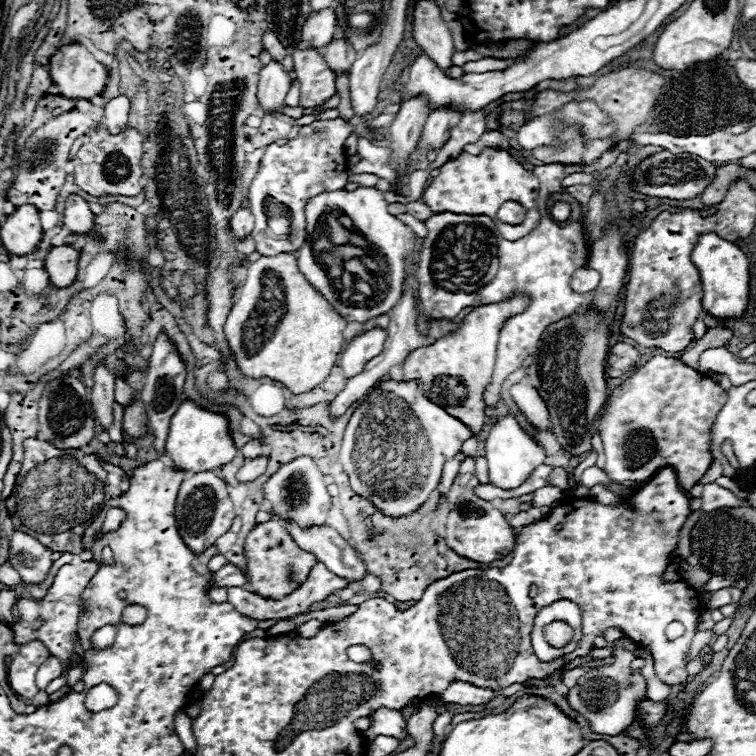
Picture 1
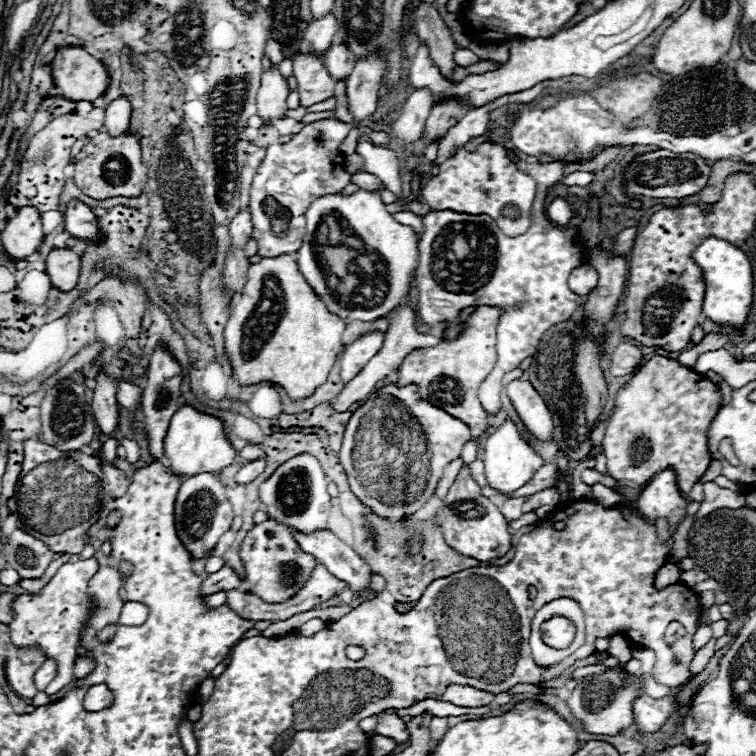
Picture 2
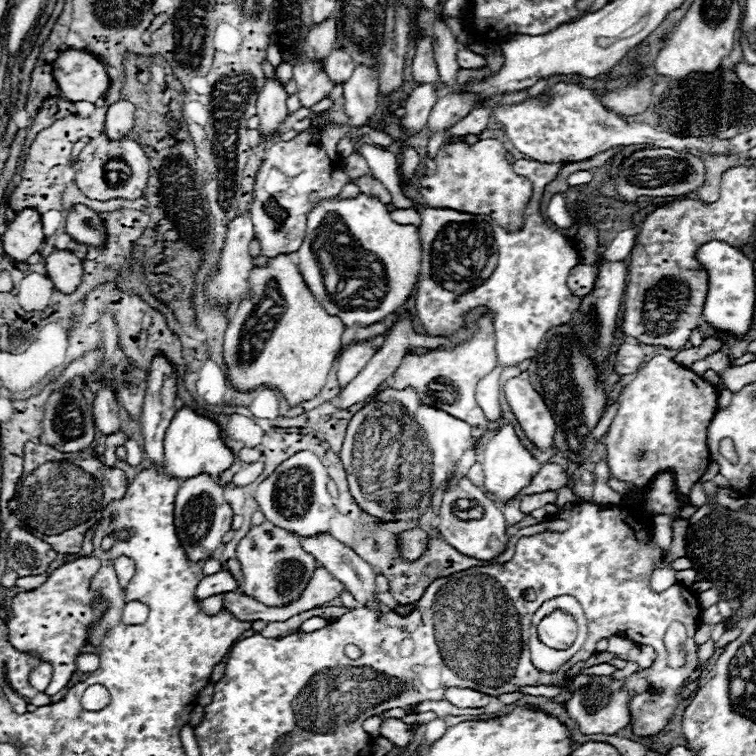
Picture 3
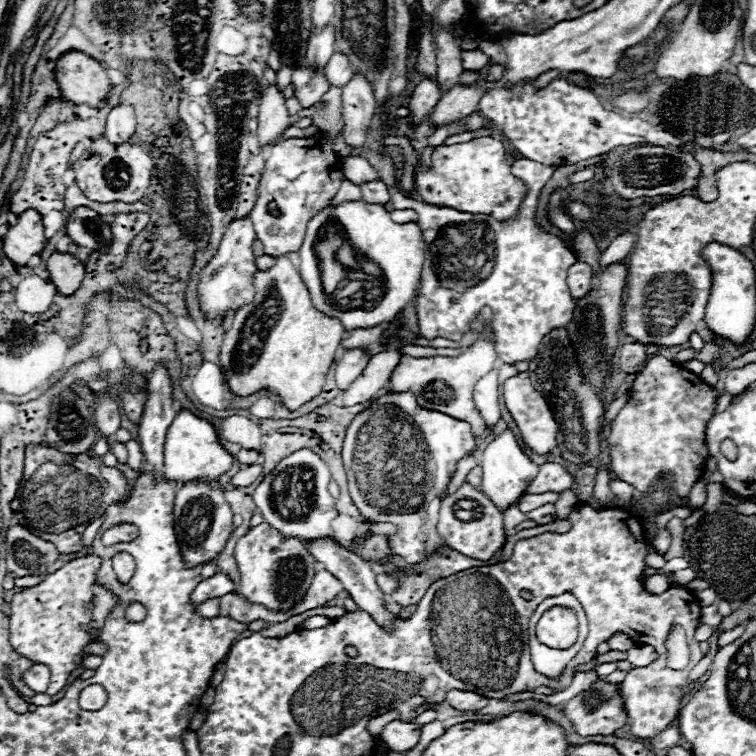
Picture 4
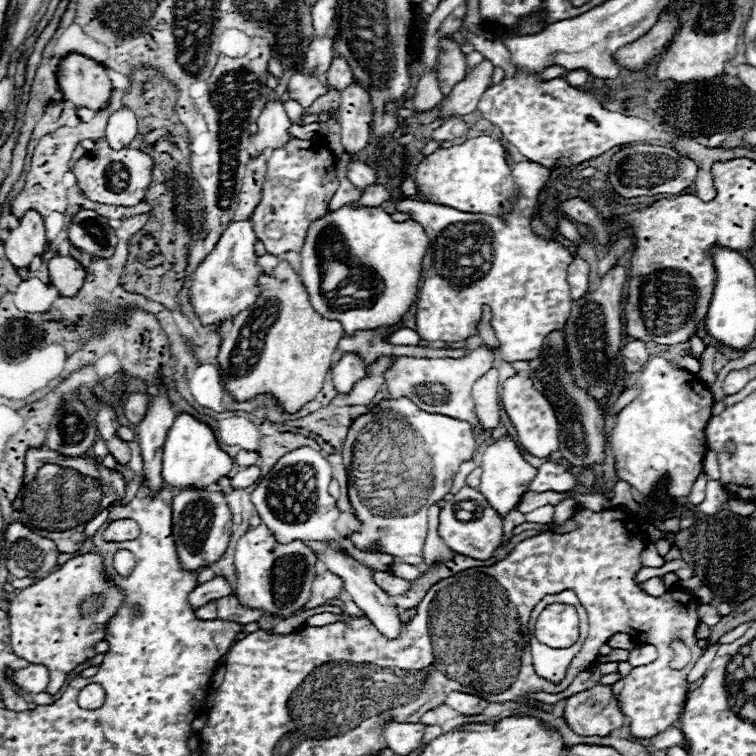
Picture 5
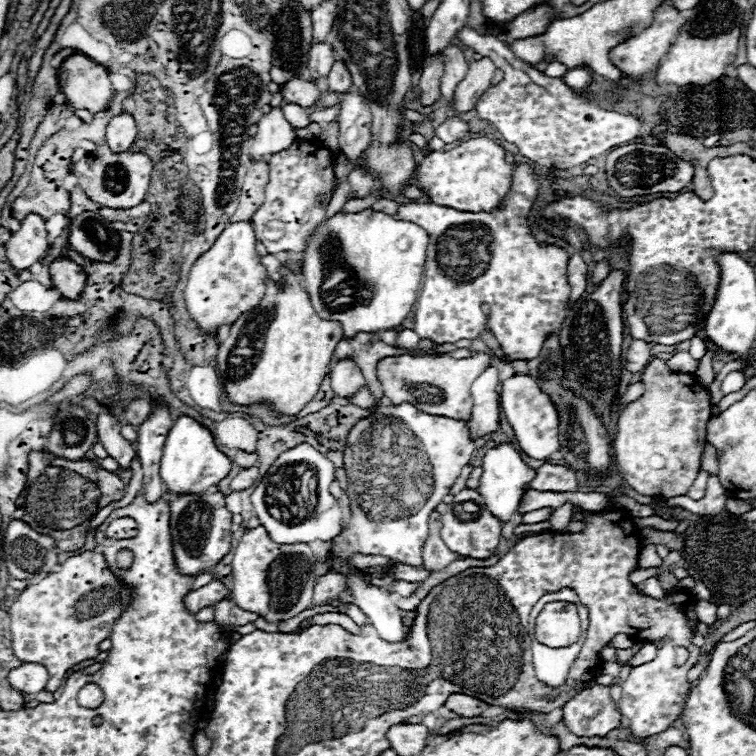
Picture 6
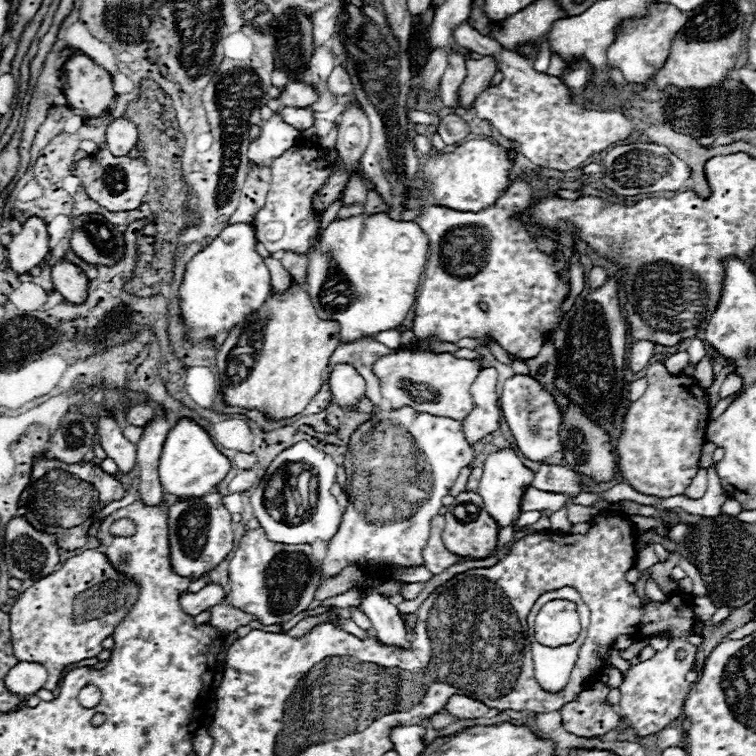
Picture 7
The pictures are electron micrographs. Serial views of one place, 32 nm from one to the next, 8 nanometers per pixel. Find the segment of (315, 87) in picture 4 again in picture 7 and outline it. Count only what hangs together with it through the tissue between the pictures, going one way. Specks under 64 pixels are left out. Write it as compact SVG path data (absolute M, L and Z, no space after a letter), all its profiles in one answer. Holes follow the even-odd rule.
M300 80L288 82L280 94L280 102L284 106L298 106L298 108L308 108L318 100L318 92L314 86L304 84Z

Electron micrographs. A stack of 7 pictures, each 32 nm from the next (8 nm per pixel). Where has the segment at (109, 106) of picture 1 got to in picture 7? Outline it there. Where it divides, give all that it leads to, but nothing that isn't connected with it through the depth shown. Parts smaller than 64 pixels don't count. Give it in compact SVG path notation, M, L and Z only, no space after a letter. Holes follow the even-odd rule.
M116 118L106 128L106 146L114 156L128 154L138 140L136 124L130 118Z

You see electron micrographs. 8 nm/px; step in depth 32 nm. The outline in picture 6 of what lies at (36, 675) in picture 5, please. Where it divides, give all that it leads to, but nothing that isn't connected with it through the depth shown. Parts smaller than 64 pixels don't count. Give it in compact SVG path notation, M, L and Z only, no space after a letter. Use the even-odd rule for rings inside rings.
M26 662L24 666L10 670L8 682L10 682L10 686L12 686L14 690L18 690L20 694L38 694L40 690L46 688L48 670L46 670L42 664Z

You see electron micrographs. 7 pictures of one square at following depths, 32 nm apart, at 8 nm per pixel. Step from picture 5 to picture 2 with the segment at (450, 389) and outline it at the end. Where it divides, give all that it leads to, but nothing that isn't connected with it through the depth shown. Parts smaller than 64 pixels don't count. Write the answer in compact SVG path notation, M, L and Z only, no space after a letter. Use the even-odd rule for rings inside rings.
M494 306L476 308L476 312L468 316L460 338L454 340L444 338L436 346L418 348L410 352L404 358L400 366L400 378L396 380L398 386L416 384L424 400L446 410L450 416L464 420L464 424L470 426L474 438L478 438L488 426L488 416L478 400L478 388L488 378L488 374L496 364L496 326L500 316L502 316L500 308Z

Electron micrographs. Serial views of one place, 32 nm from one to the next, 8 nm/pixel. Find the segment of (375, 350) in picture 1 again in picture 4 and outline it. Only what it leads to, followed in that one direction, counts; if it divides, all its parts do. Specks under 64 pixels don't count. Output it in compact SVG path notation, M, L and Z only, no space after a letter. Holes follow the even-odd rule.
M352 348L352 350L346 350L338 364L336 364L336 384L340 390L346 390L354 378L358 378L362 374L362 370L366 368L370 360L370 354L366 354L362 348Z

